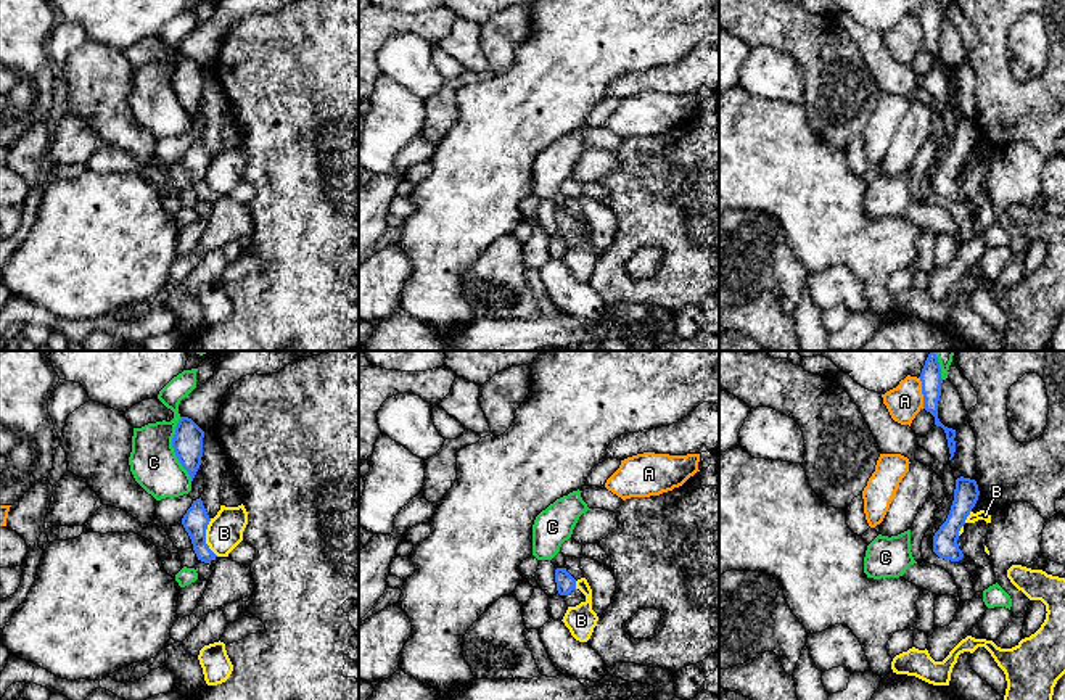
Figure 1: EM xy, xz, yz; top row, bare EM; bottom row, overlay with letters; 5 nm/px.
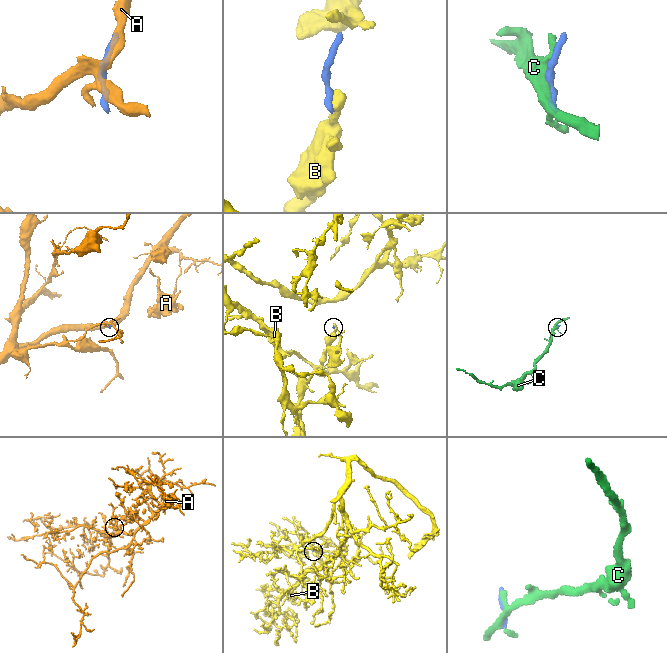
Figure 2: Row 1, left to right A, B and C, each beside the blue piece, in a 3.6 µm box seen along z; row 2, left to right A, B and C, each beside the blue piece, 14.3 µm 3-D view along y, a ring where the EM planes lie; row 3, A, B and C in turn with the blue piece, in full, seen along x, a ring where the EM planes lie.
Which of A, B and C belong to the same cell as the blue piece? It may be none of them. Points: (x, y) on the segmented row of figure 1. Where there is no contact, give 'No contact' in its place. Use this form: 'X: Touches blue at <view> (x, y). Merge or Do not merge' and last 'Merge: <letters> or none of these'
A: Touches blue at yz (922, 393). Do not merge
B: Touches blue at xy (205, 538). Do not merge
C: Touches blue at xy (174, 449). Do not merge
Merge: none of these

